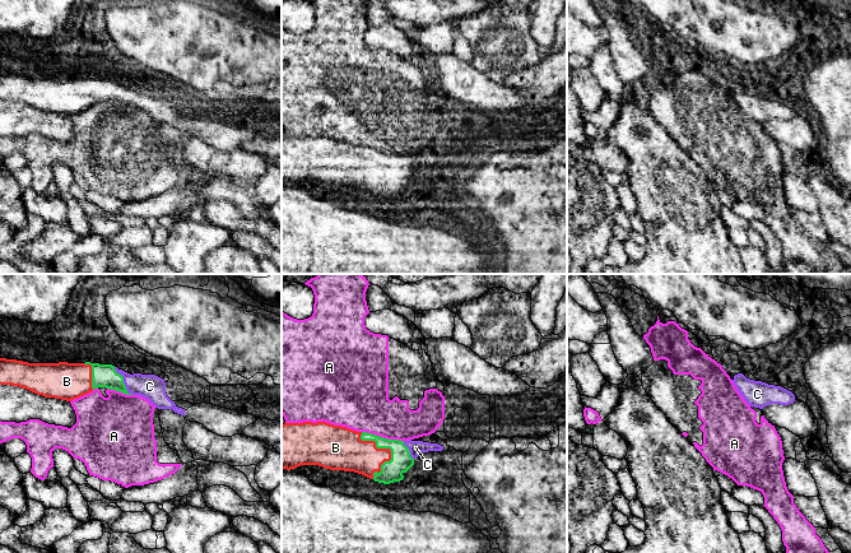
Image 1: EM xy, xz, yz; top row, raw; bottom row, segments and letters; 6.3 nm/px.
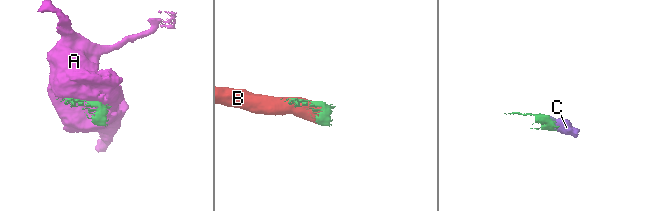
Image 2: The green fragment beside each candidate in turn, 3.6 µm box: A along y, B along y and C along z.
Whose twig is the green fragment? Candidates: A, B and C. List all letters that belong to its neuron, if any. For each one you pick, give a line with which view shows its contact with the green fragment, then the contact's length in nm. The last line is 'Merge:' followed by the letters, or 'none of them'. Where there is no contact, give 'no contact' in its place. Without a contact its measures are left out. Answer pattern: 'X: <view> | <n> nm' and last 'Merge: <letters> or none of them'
B: xz | 300 nm
C: xy | 220 nm
Merge: B, C

